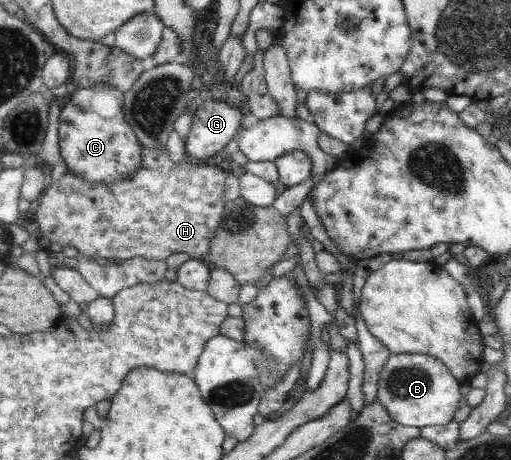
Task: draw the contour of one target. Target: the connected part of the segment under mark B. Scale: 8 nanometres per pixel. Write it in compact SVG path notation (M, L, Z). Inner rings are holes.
M393 353L378 382L378 400L393 420L405 426L446 425L461 406L461 385L442 359L427 354Z

